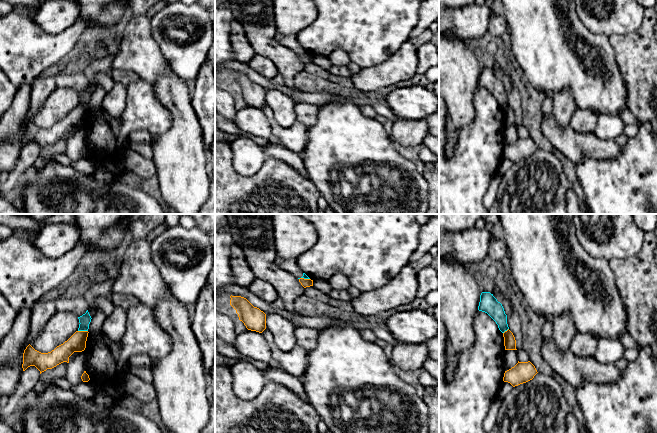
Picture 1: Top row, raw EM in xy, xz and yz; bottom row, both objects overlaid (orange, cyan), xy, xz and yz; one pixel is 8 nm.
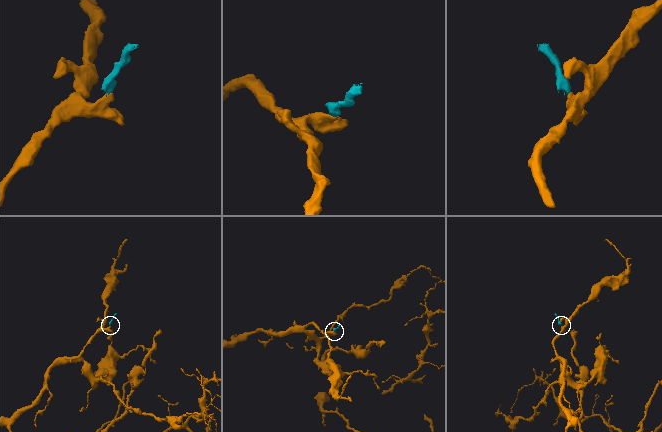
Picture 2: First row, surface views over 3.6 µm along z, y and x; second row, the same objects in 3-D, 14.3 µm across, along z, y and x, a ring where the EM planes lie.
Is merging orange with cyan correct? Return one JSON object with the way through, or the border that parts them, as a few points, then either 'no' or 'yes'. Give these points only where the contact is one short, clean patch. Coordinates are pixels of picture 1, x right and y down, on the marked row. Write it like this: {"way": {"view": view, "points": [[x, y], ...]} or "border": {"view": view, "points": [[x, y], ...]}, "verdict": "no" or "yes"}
{"border": {"view": "xy", "points": [[78, 330], [87, 331]]}, "verdict": "no"}

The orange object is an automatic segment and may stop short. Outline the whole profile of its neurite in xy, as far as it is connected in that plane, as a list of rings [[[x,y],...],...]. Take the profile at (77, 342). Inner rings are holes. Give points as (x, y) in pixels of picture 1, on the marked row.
[[[76,331],[67,341],[48,353],[41,353],[29,344],[23,353],[23,371],[35,366],[41,374],[63,362],[69,363],[69,357],[74,352],[85,350],[88,333],[88,331]]]

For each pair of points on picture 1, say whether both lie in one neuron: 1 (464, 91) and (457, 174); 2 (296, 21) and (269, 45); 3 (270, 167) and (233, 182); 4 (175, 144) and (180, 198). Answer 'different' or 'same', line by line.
1: different
2: different
3: same
4: same

